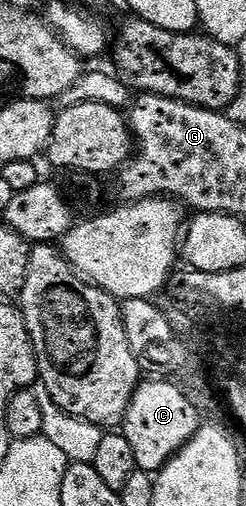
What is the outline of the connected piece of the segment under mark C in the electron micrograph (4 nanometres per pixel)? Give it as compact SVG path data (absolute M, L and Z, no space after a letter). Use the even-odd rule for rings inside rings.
M141 382L132 395L122 424L122 433L134 449L137 468L149 473L159 473L195 437L202 426L201 412L192 406L176 383L165 382Z

